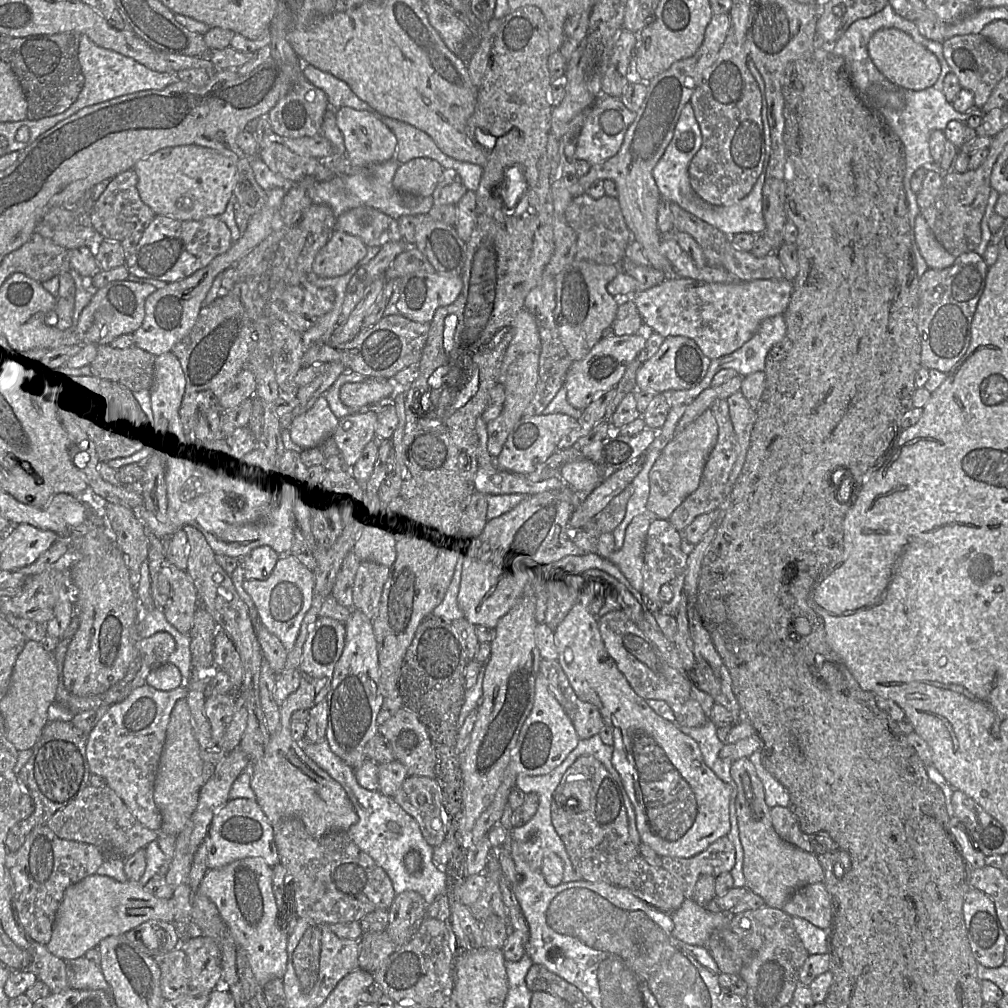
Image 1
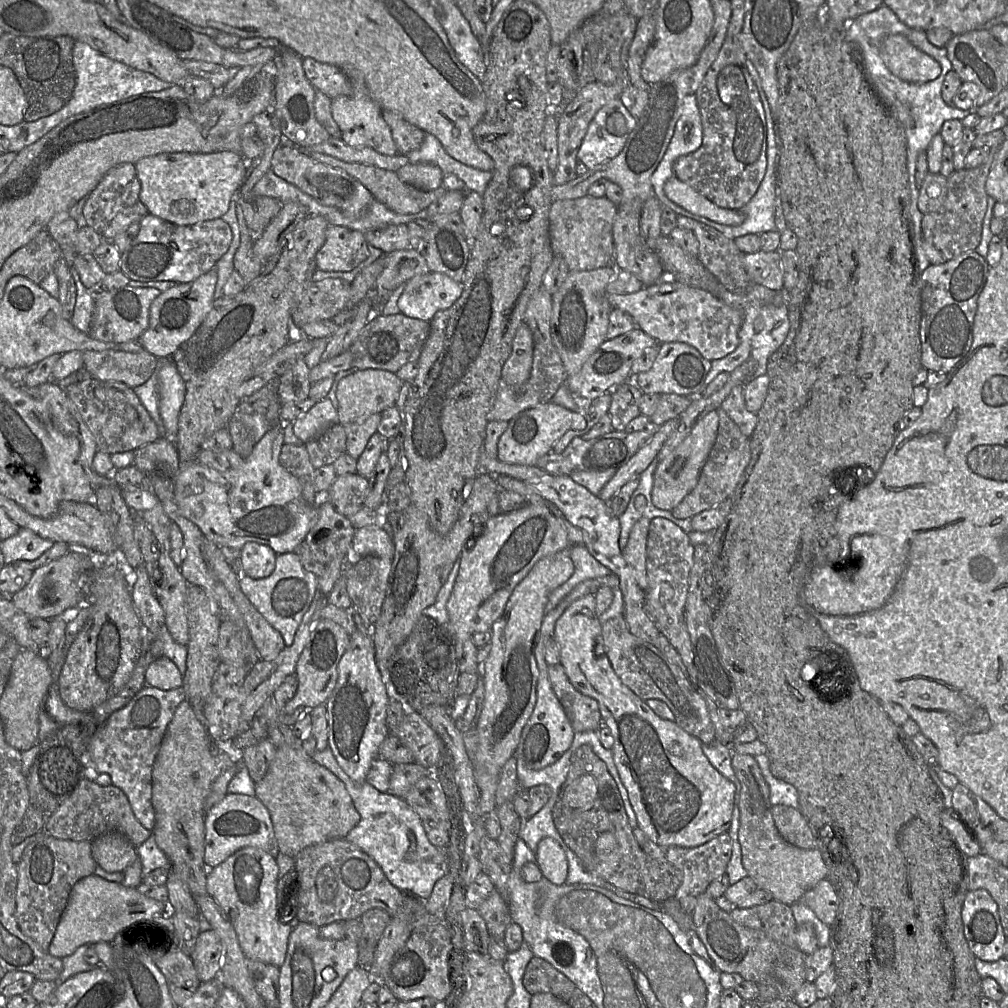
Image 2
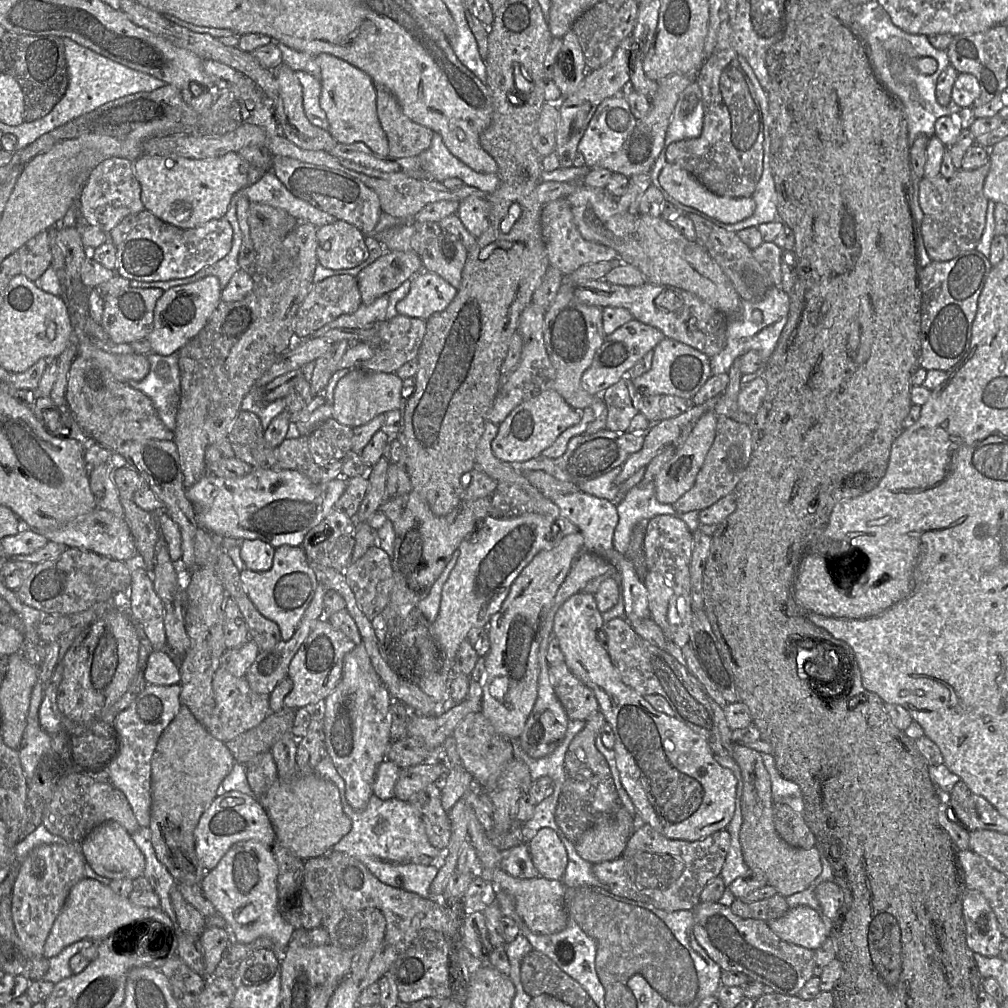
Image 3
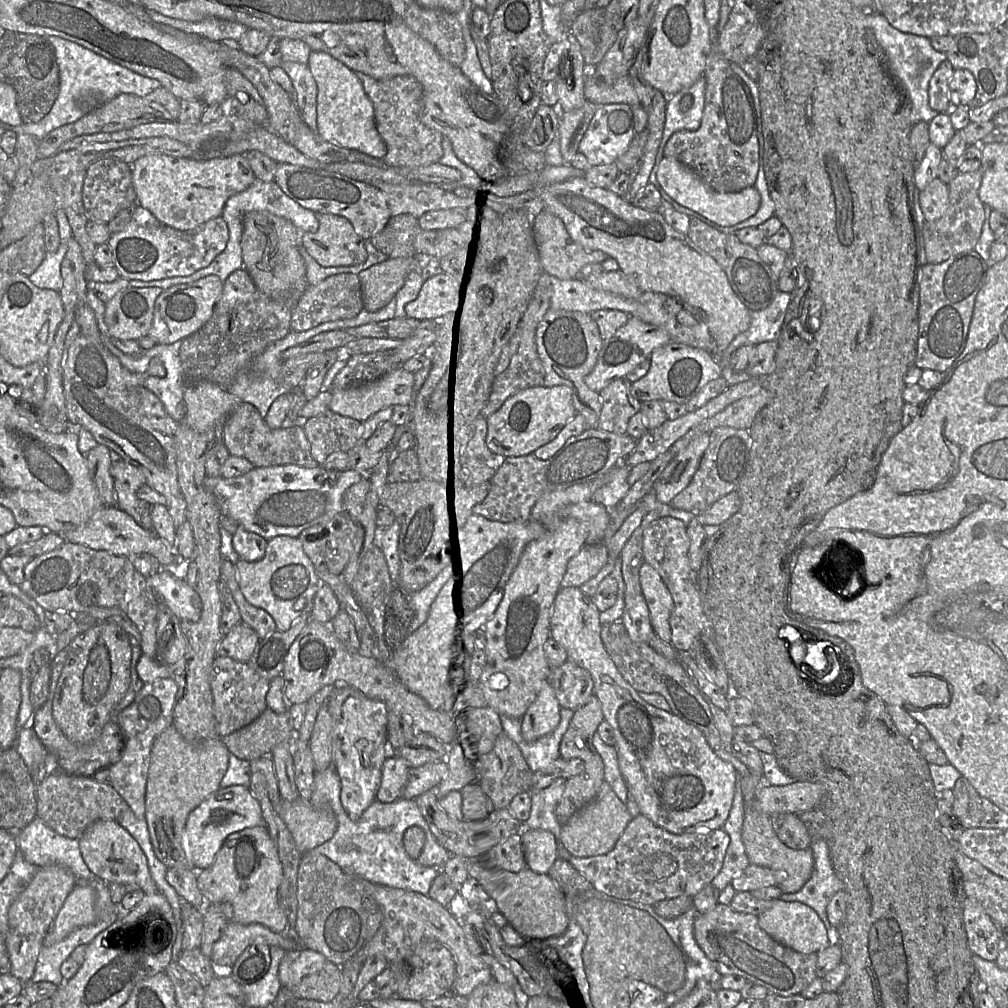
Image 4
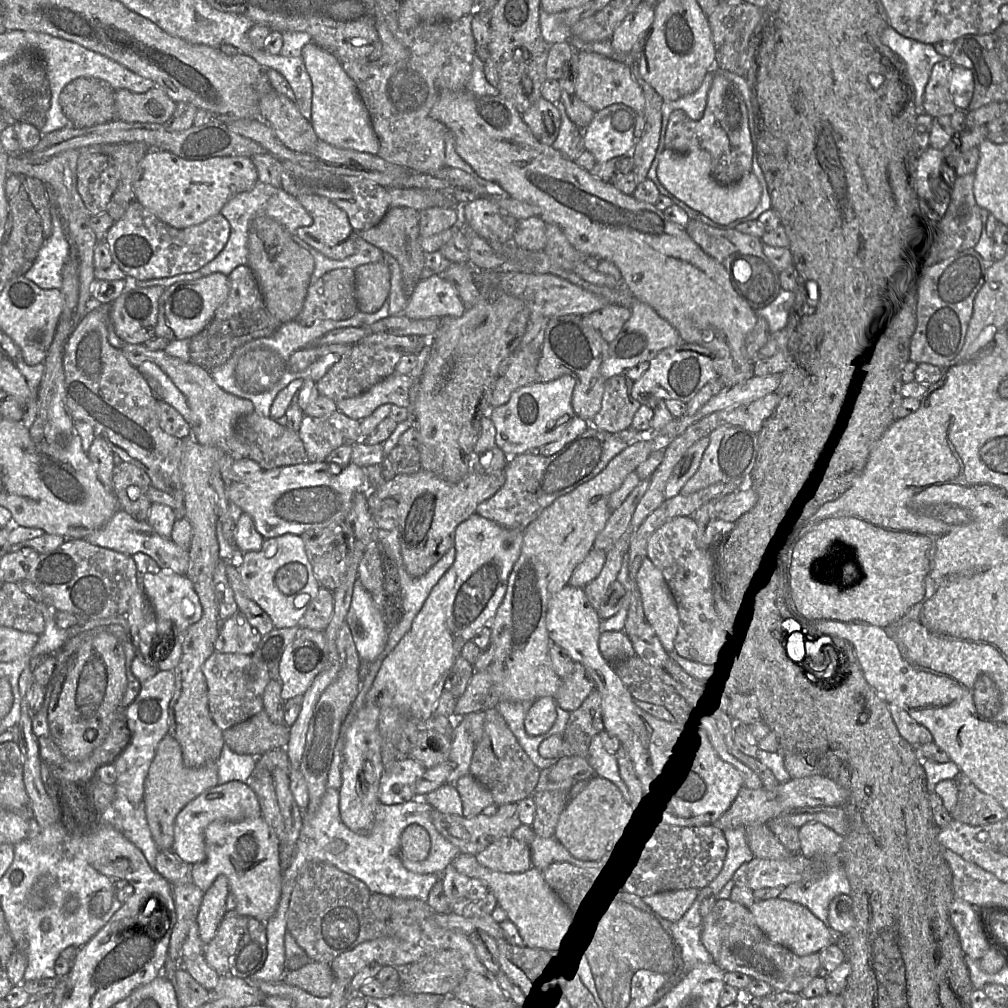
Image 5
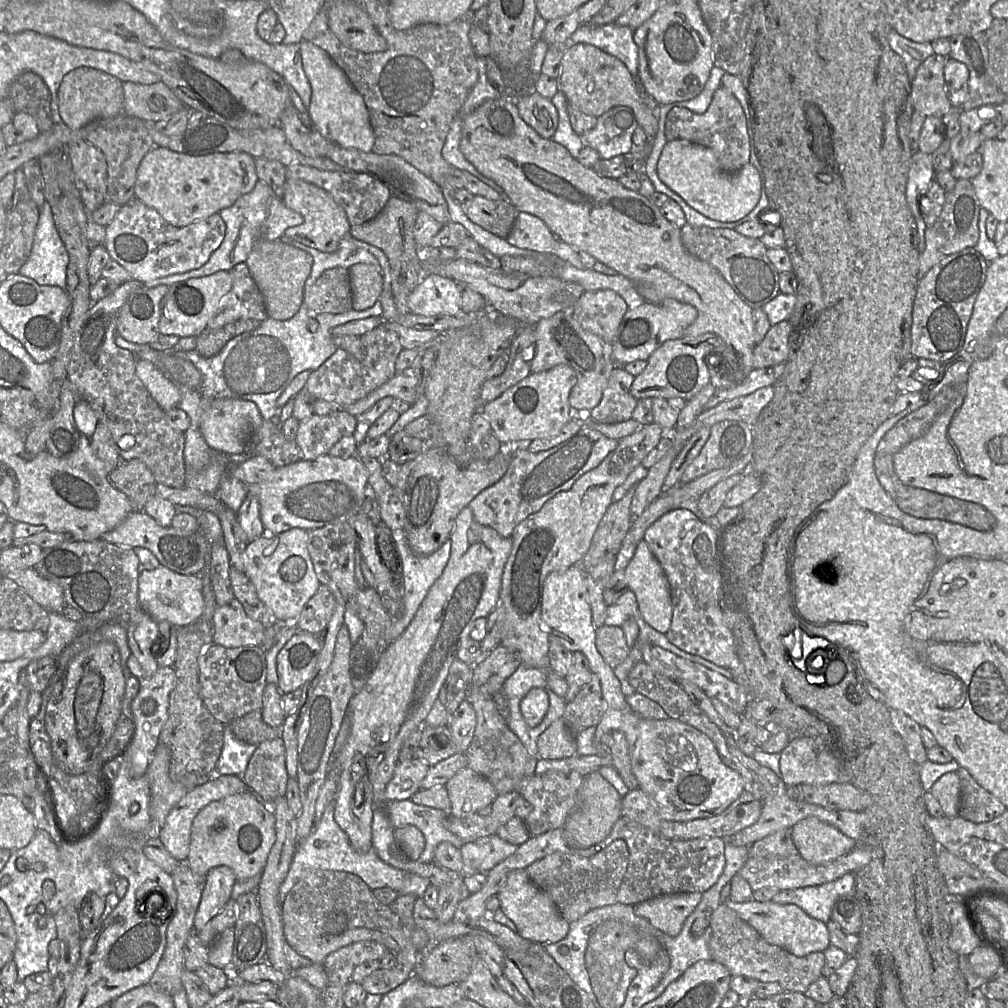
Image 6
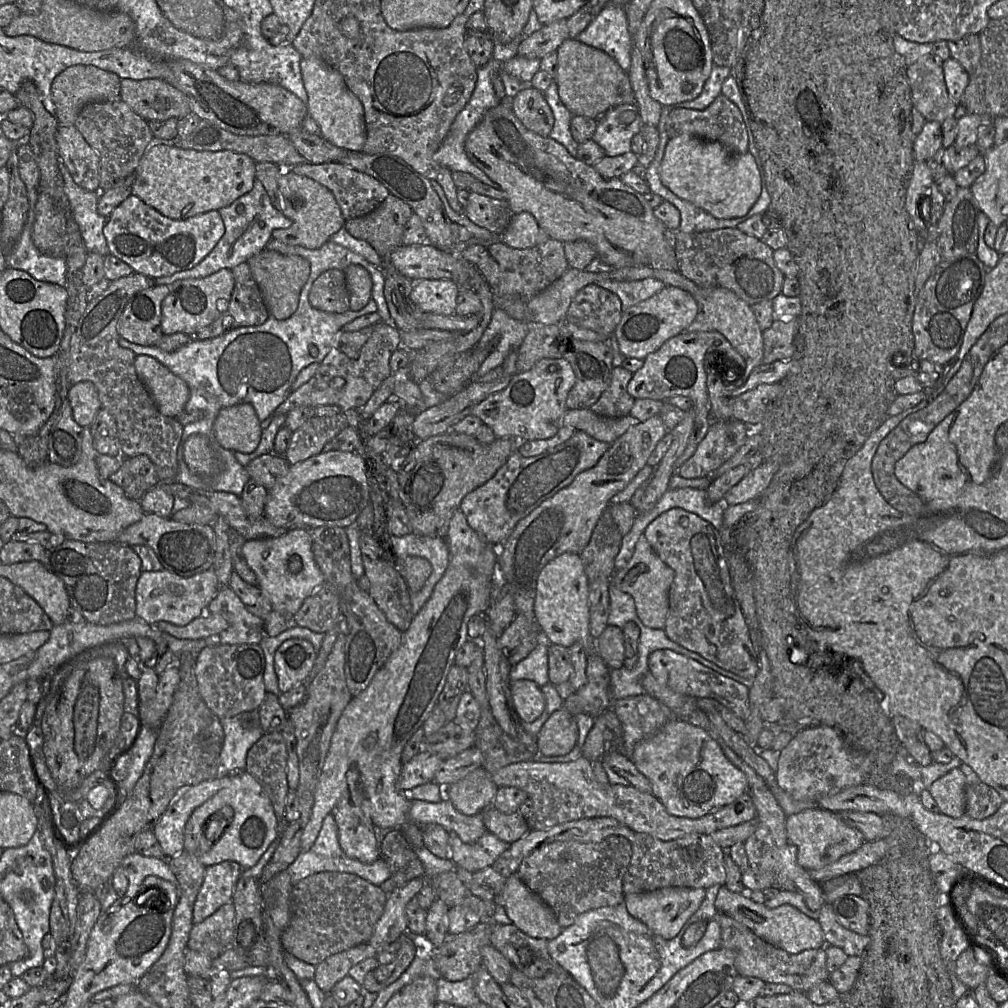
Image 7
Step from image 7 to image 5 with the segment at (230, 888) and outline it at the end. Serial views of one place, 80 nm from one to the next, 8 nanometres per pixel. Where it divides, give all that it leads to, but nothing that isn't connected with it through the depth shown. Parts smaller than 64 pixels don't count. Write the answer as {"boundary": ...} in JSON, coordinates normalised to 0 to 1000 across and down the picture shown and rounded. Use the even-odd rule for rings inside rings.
{"boundary":[[[217,868],[209,880],[202,885],[194,915],[198,931],[203,938],[211,933],[225,905],[224,893],[226,887],[227,876],[222,868]]]}

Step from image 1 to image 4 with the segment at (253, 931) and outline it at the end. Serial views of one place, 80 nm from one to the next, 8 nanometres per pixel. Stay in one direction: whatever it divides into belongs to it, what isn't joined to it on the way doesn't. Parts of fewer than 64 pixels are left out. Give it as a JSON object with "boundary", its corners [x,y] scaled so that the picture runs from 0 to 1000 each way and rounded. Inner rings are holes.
{"boundary":[[[262,819],[244,821],[228,827],[215,845],[211,857],[195,865],[195,878],[205,897],[227,895],[231,900],[230,913],[237,917],[256,916],[273,926],[281,926],[285,922],[285,911],[276,894],[276,882],[281,872],[281,860],[275,841]]]}

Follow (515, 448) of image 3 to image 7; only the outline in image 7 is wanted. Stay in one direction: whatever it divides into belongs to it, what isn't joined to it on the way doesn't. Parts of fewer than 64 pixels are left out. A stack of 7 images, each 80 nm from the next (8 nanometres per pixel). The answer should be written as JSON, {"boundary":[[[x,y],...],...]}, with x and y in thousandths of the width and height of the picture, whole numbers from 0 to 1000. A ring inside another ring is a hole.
{"boundary":[[[540,355],[526,367],[510,372],[500,387],[468,404],[466,410],[484,422],[493,435],[546,436],[559,423],[562,397],[570,380],[571,372],[563,357]]]}

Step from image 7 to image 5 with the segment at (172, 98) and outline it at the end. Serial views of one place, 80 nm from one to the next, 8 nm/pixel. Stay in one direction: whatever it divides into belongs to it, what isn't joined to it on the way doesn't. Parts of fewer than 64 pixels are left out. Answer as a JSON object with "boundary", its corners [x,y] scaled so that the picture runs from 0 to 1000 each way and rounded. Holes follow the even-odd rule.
{"boundary":[[[159,86],[144,92],[118,88],[114,92],[114,119],[163,123],[173,113],[176,101]]]}

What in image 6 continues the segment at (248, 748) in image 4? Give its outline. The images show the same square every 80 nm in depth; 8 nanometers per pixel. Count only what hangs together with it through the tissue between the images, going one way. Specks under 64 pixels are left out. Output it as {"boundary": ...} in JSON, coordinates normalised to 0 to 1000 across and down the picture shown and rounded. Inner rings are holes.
{"boundary":[[[258,704],[234,712],[227,720],[236,734],[254,740],[262,735],[279,731],[279,722],[270,722],[265,719],[261,715]]]}

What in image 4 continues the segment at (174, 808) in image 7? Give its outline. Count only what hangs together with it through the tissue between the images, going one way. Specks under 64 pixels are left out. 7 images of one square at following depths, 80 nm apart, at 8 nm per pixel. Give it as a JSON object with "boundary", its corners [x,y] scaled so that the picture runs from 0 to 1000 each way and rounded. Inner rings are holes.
{"boundary":[[[243,780],[217,782],[201,794],[187,809],[184,817],[184,835],[192,856],[192,864],[207,861],[223,832],[230,826],[255,819],[264,820],[258,798]]]}

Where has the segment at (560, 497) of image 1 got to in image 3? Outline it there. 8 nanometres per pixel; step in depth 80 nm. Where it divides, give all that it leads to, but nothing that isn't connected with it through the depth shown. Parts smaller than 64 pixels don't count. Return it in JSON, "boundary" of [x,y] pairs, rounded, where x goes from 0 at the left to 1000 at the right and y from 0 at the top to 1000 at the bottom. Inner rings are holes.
{"boundary":[[[530,508],[509,514],[496,515],[485,512],[476,520],[467,533],[457,538],[454,544],[455,554],[453,559],[438,583],[436,609],[427,619],[427,628],[439,651],[439,662],[437,666],[421,669],[415,678],[416,683],[433,697],[439,698],[440,691],[444,689],[446,667],[458,636],[463,633],[466,625],[483,623],[487,612],[496,605],[505,589],[507,580],[518,565],[535,548],[548,545],[555,539],[548,537],[555,527],[555,523],[549,517]]]}

